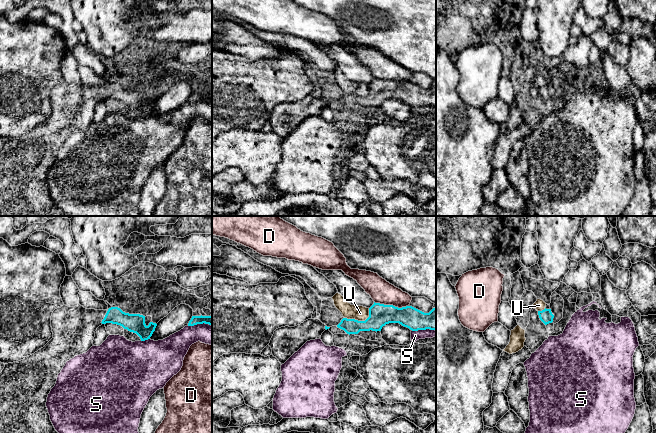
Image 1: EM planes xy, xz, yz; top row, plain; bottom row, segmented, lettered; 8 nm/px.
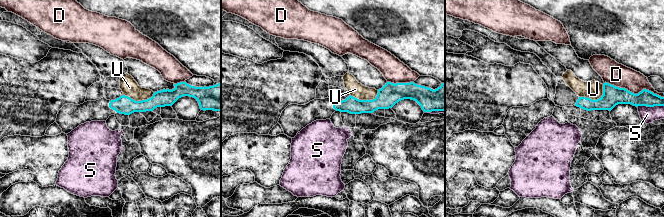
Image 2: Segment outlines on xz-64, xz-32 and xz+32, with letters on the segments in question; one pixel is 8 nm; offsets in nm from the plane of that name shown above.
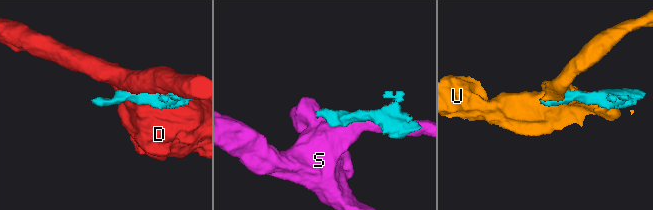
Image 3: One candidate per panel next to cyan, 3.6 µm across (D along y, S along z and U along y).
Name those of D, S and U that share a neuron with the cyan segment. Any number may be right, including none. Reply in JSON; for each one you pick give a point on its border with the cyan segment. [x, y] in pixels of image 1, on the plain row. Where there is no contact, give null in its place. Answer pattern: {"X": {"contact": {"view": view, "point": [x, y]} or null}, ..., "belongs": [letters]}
{"belongs": []}

